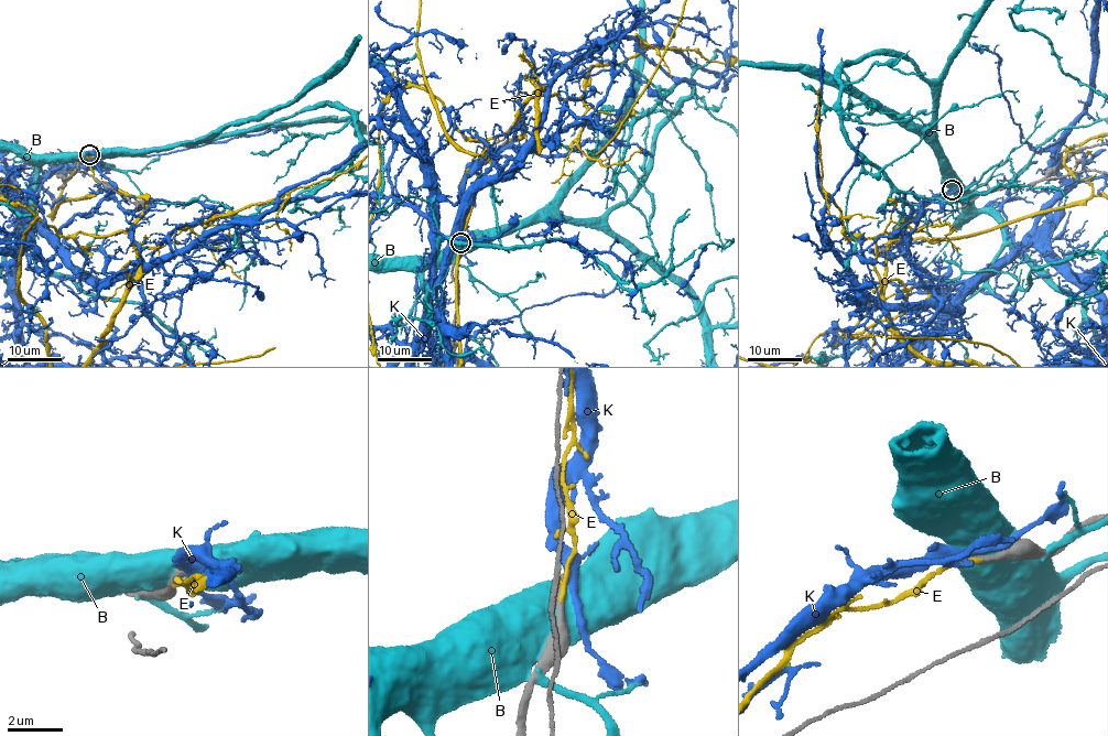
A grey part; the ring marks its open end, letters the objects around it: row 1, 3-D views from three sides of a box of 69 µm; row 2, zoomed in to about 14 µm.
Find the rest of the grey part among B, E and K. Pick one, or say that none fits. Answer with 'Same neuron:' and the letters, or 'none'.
Same neuron: none

